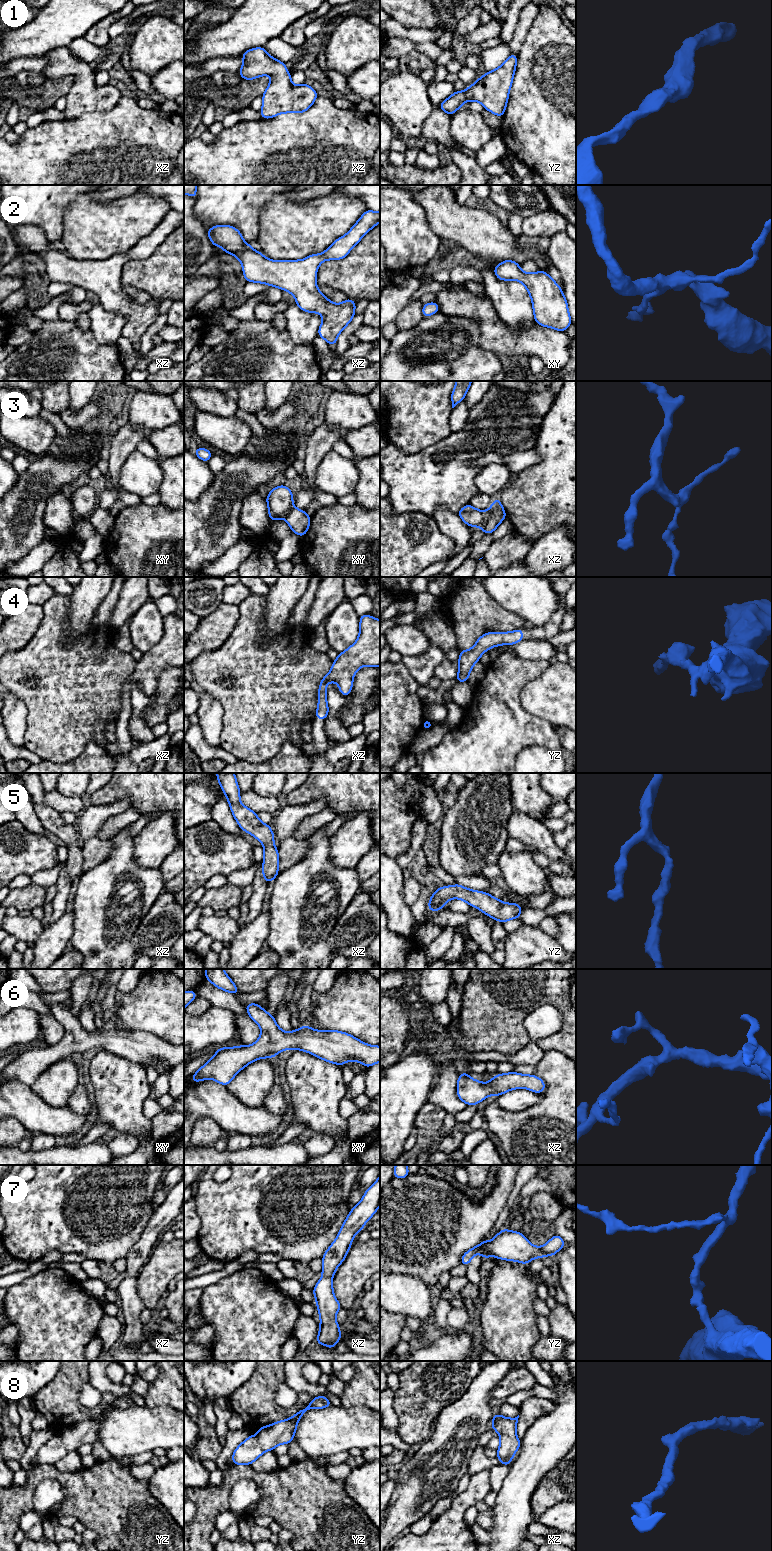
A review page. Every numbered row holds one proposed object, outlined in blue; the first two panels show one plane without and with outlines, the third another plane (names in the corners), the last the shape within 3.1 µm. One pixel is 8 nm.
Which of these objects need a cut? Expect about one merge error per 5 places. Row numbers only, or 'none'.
3

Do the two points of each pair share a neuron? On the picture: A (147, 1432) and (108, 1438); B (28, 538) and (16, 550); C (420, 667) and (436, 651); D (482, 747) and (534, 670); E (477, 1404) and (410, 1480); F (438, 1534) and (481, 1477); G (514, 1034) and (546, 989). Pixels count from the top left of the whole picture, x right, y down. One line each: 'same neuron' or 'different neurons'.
A: same neuron
B: same neuron
C: same neuron
D: same neuron
E: same neuron
F: same neuron
G: same neuron

